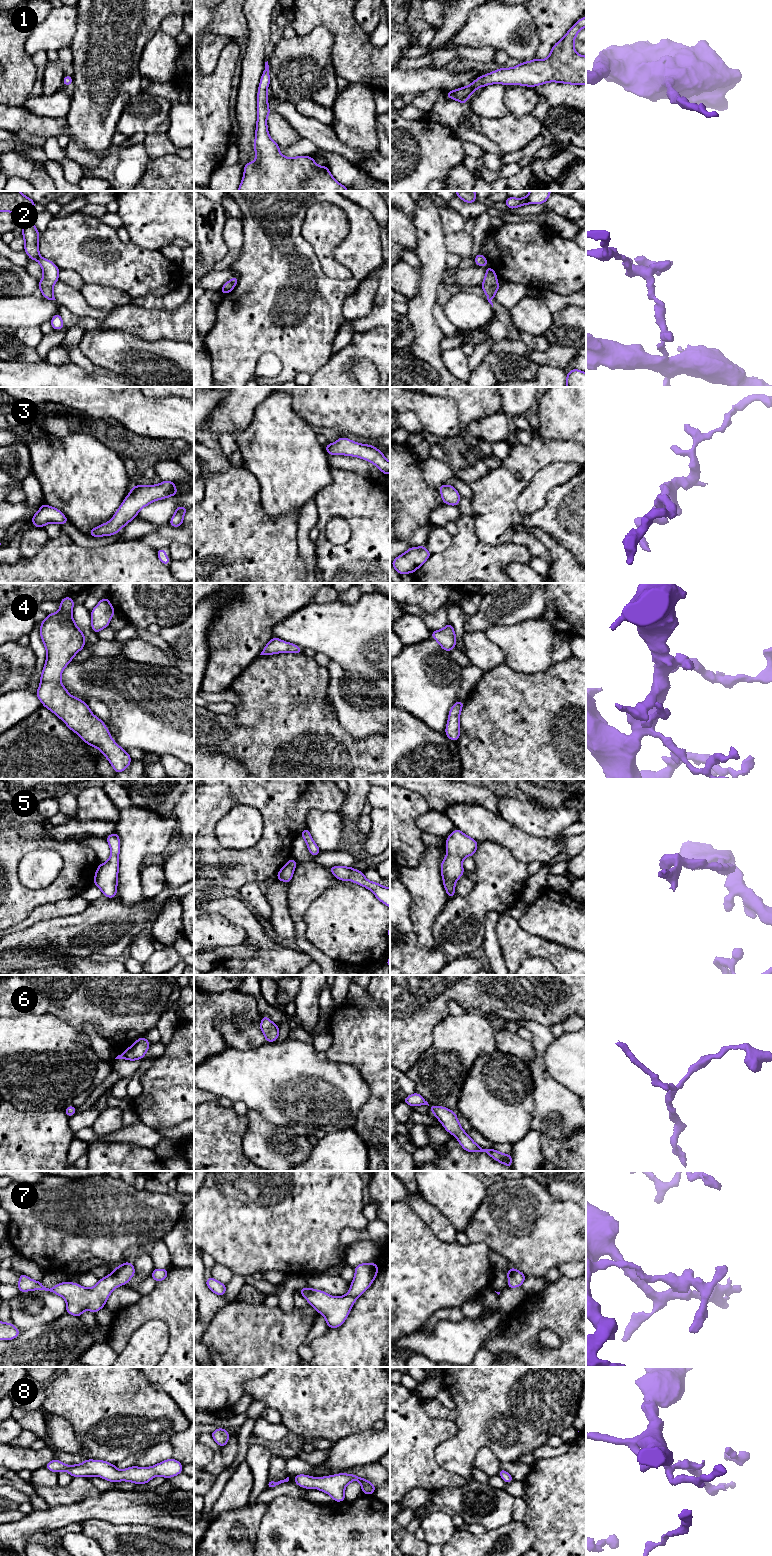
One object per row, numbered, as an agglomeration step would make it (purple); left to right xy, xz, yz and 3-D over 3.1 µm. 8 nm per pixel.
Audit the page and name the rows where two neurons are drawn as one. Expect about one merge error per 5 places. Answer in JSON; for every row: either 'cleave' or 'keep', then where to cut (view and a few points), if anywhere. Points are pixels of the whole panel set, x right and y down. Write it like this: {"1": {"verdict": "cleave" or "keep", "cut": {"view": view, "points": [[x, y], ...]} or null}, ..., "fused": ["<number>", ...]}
{"1": {"verdict": "keep", "cut": null}, "2": {"verdict": "cleave", "cut": {"view": "xy", "points": [[39, 255], [35, 259]]}}, "3": {"verdict": "keep", "cut": null}, "4": {"verdict": "keep", "cut": null}, "5": {"verdict": "keep", "cut": null}, "6": {"verdict": "keep", "cut": null}, "7": {"verdict": "keep", "cut": null}, "8": {"verdict": "keep", "cut": null}, "fused": ["2"]}

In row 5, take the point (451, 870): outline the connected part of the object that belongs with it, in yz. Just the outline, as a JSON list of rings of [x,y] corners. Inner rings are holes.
[[[455,829],[446,840],[447,855],[441,862],[441,876],[447,896],[451,899],[455,895],[456,881],[464,875],[462,861],[465,857],[473,856],[478,842],[467,836],[459,829]]]

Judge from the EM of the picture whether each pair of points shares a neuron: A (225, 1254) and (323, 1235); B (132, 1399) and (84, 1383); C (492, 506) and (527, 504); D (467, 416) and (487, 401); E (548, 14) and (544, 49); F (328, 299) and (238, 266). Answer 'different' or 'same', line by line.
A: same
B: same
C: different
D: same
E: same
F: same

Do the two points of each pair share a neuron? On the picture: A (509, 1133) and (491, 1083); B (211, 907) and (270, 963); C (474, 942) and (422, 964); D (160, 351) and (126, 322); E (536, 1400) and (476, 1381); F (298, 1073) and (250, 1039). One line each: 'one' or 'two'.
A: one
B: one
C: two
D: two
E: one
F: two

